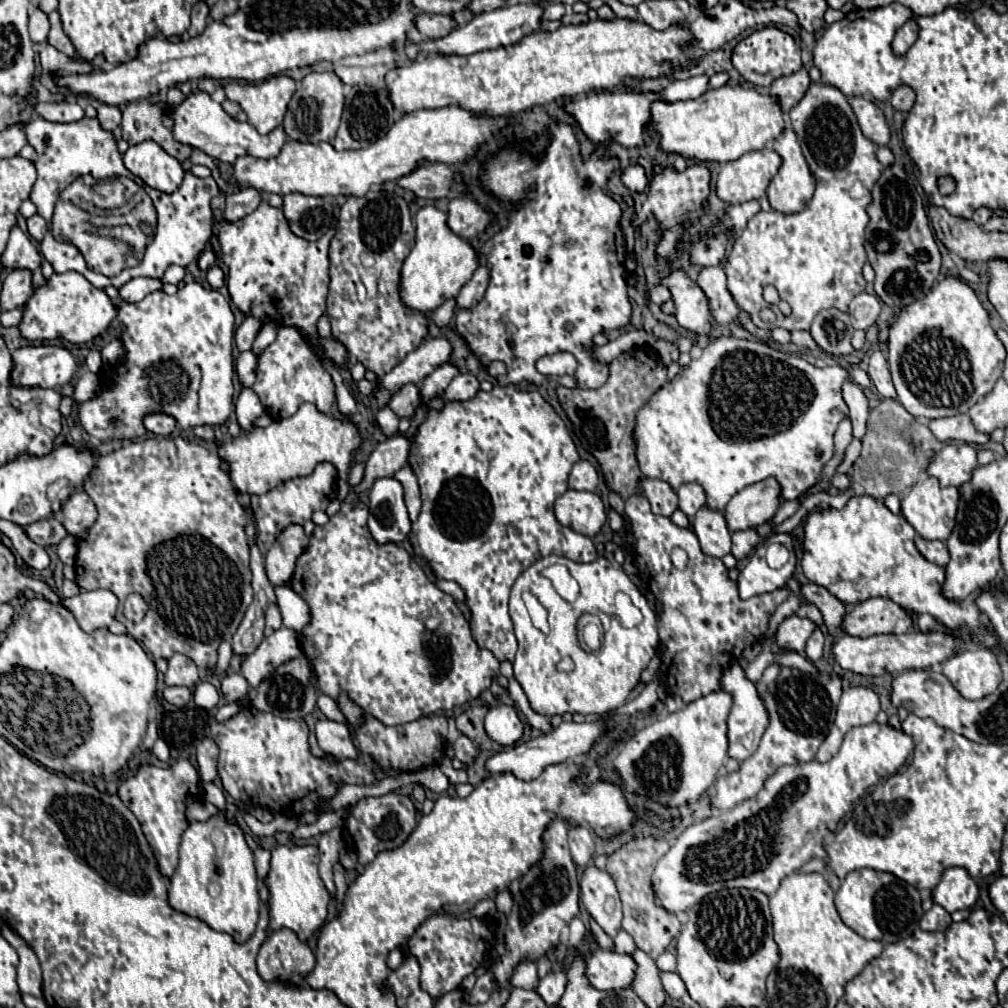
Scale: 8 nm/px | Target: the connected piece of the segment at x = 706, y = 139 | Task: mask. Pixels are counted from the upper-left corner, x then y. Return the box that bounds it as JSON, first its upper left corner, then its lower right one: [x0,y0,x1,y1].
[650,85,784,163]

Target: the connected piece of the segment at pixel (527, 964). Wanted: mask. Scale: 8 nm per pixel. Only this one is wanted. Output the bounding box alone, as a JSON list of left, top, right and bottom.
[512,959,538,989]

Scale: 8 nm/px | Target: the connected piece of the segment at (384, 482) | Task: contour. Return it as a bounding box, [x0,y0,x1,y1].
[368,477,410,543]

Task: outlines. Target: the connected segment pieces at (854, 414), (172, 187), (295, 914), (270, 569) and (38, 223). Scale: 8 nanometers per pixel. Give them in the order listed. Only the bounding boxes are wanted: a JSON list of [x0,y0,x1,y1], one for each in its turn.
[[842,381,868,439],[124,141,184,193],[268,845,330,941],[266,525,308,585],[28,215,48,241]]

